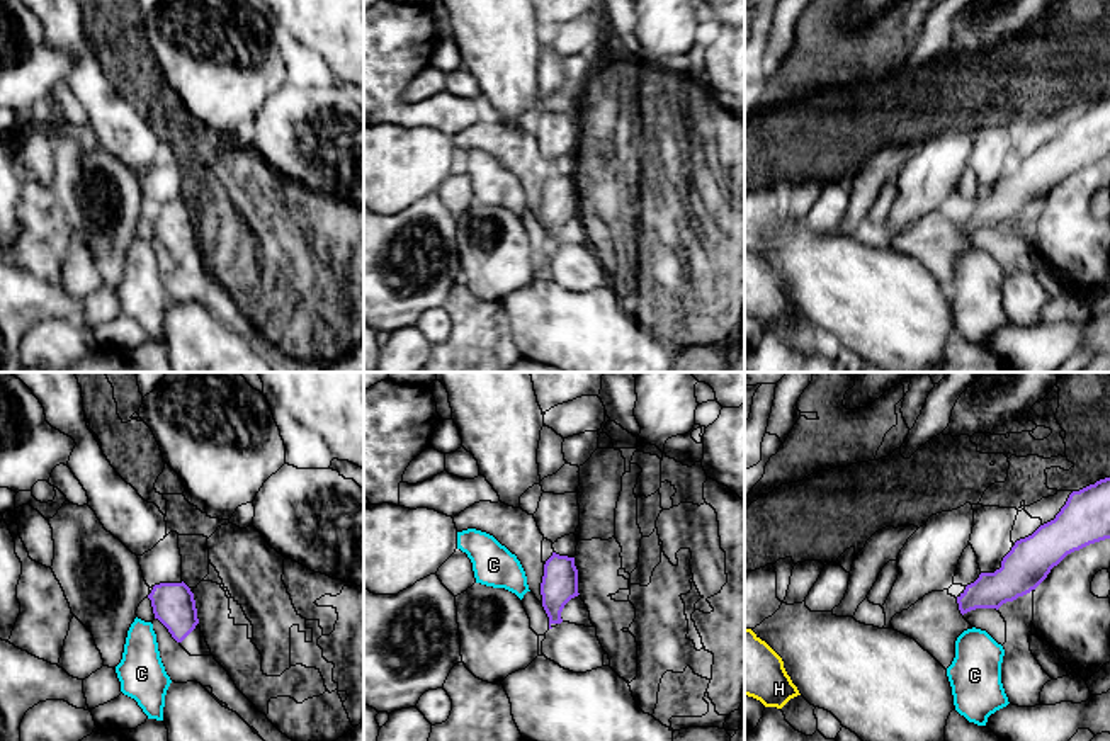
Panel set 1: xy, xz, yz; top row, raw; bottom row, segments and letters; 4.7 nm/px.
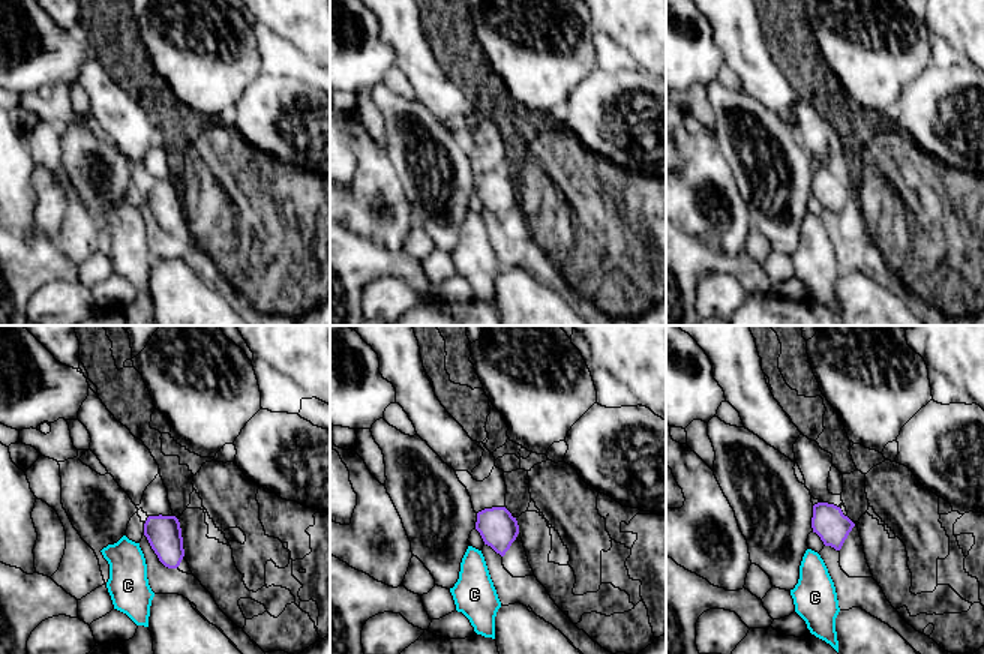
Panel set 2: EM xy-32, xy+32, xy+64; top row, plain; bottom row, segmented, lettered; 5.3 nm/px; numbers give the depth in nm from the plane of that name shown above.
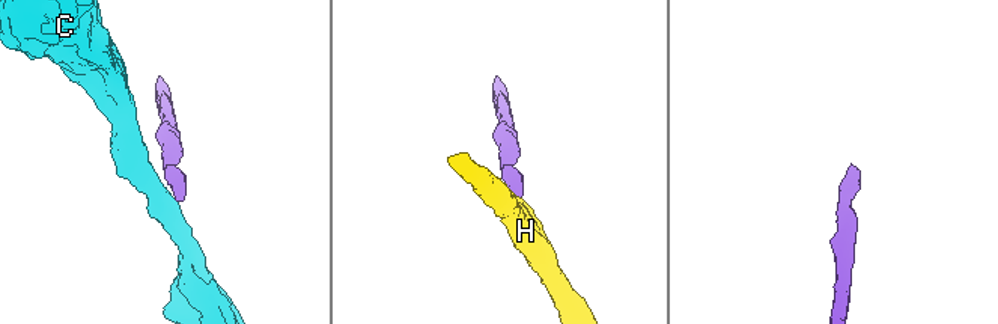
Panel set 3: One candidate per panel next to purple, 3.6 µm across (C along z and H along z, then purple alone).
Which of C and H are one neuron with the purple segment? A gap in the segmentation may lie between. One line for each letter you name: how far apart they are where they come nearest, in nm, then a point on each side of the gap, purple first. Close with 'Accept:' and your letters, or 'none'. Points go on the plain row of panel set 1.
H: 850 nm | yz (959, 228), (798, 310)
Accept: H

